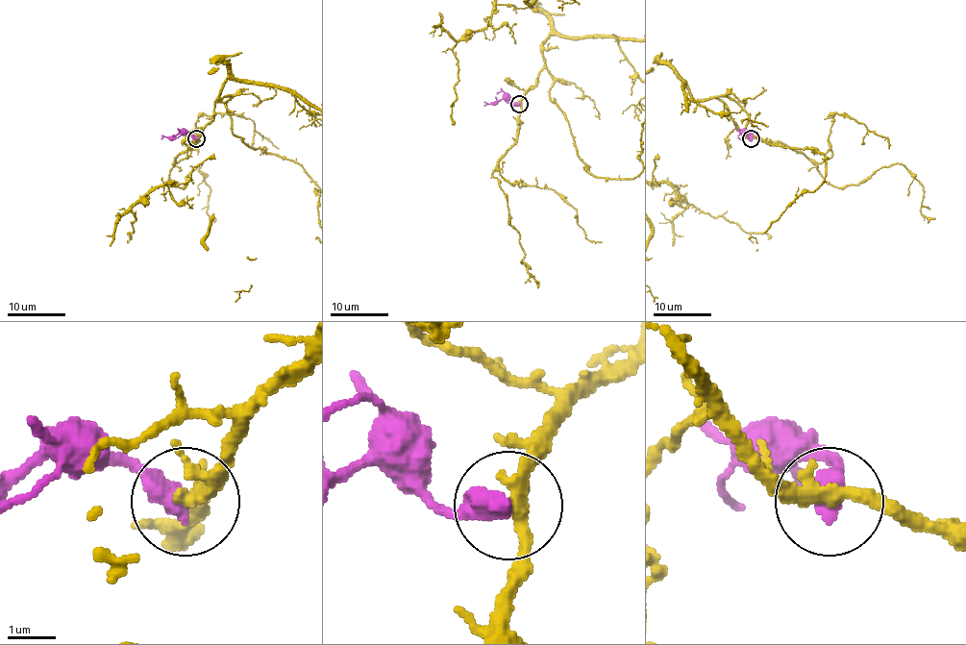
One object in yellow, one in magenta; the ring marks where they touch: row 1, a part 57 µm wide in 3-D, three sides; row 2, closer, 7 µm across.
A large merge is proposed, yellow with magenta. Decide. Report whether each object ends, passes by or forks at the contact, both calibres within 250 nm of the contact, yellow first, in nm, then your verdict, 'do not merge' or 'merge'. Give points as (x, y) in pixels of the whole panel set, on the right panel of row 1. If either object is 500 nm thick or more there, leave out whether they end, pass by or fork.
calibres 300 and 500 nm; do not merge

